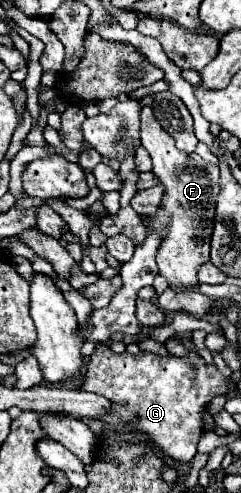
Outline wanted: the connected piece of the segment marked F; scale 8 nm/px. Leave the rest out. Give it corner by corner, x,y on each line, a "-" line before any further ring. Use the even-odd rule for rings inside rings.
148,106
142,108
140,116
140,142
152,158
152,174
164,186
162,204
156,216
150,218
152,230
166,230
156,254
160,274
174,290
196,290
198,268
210,260
210,236
214,228
214,204
220,192
220,168
218,164
204,162
200,156
180,152
174,146
174,140
170,140
170,134
160,128

